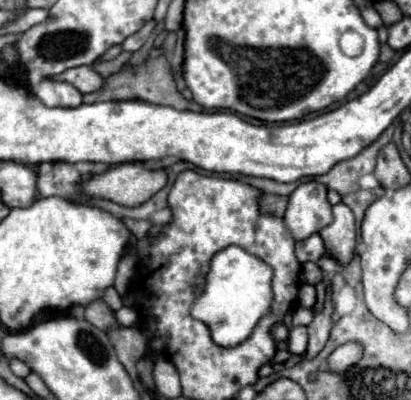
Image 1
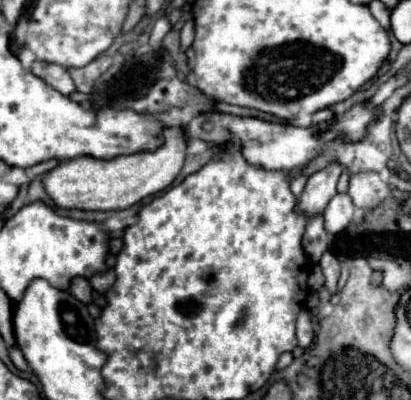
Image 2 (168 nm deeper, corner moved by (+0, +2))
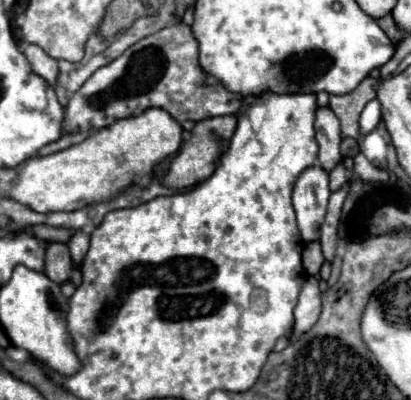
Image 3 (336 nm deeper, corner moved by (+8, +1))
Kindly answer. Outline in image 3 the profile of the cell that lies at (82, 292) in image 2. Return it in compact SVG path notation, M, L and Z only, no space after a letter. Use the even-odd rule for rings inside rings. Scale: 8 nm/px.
M48 243L46 247L46 259L44 259L44 273L56 281L68 281L70 279L70 271L72 271L72 259L70 259L70 251L66 243Z

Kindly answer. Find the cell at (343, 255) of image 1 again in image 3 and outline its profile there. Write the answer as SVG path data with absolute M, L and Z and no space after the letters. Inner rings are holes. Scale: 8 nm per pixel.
M340 161L332 171L330 171L330 189L332 191L338 191L344 183L350 181L350 171L346 171L344 163Z

